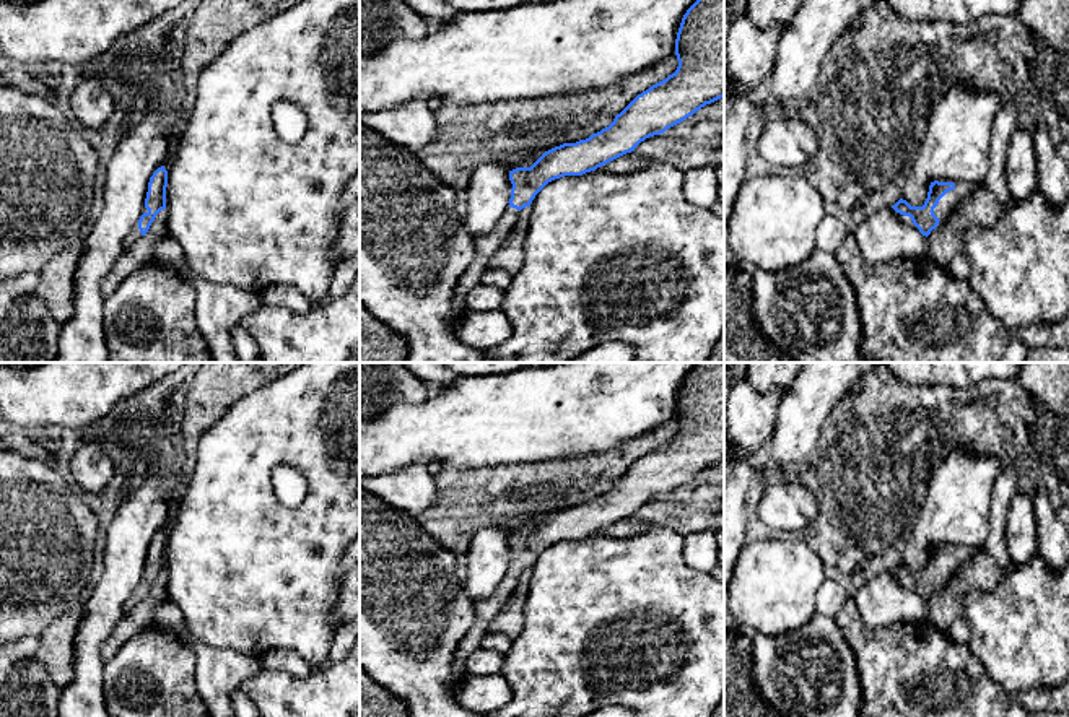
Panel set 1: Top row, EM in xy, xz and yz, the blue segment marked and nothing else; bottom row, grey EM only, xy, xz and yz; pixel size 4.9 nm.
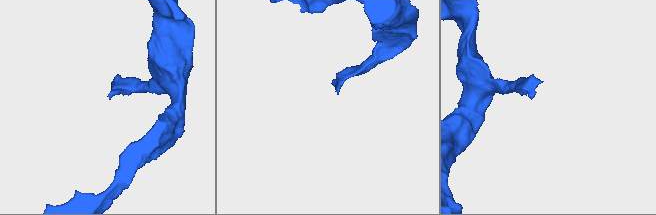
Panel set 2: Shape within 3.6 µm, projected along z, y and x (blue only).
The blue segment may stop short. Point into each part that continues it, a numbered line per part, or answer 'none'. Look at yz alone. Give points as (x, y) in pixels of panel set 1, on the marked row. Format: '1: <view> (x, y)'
1: yz (951, 200)

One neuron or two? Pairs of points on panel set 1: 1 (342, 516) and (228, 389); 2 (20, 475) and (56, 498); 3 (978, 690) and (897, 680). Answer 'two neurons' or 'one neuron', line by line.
1: two neurons
2: one neuron
3: one neuron

